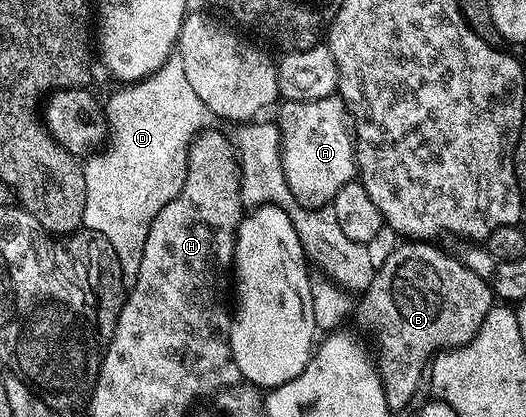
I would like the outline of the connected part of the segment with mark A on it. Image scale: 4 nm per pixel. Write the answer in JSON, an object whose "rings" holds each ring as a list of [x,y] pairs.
{"rings":[[[332,94],[307,103],[286,101],[281,105],[276,126],[282,136],[282,168],[288,189],[292,189],[296,201],[303,207],[321,209],[333,204],[338,190],[356,175],[356,147],[353,142],[350,144],[345,103],[337,94]]]}

